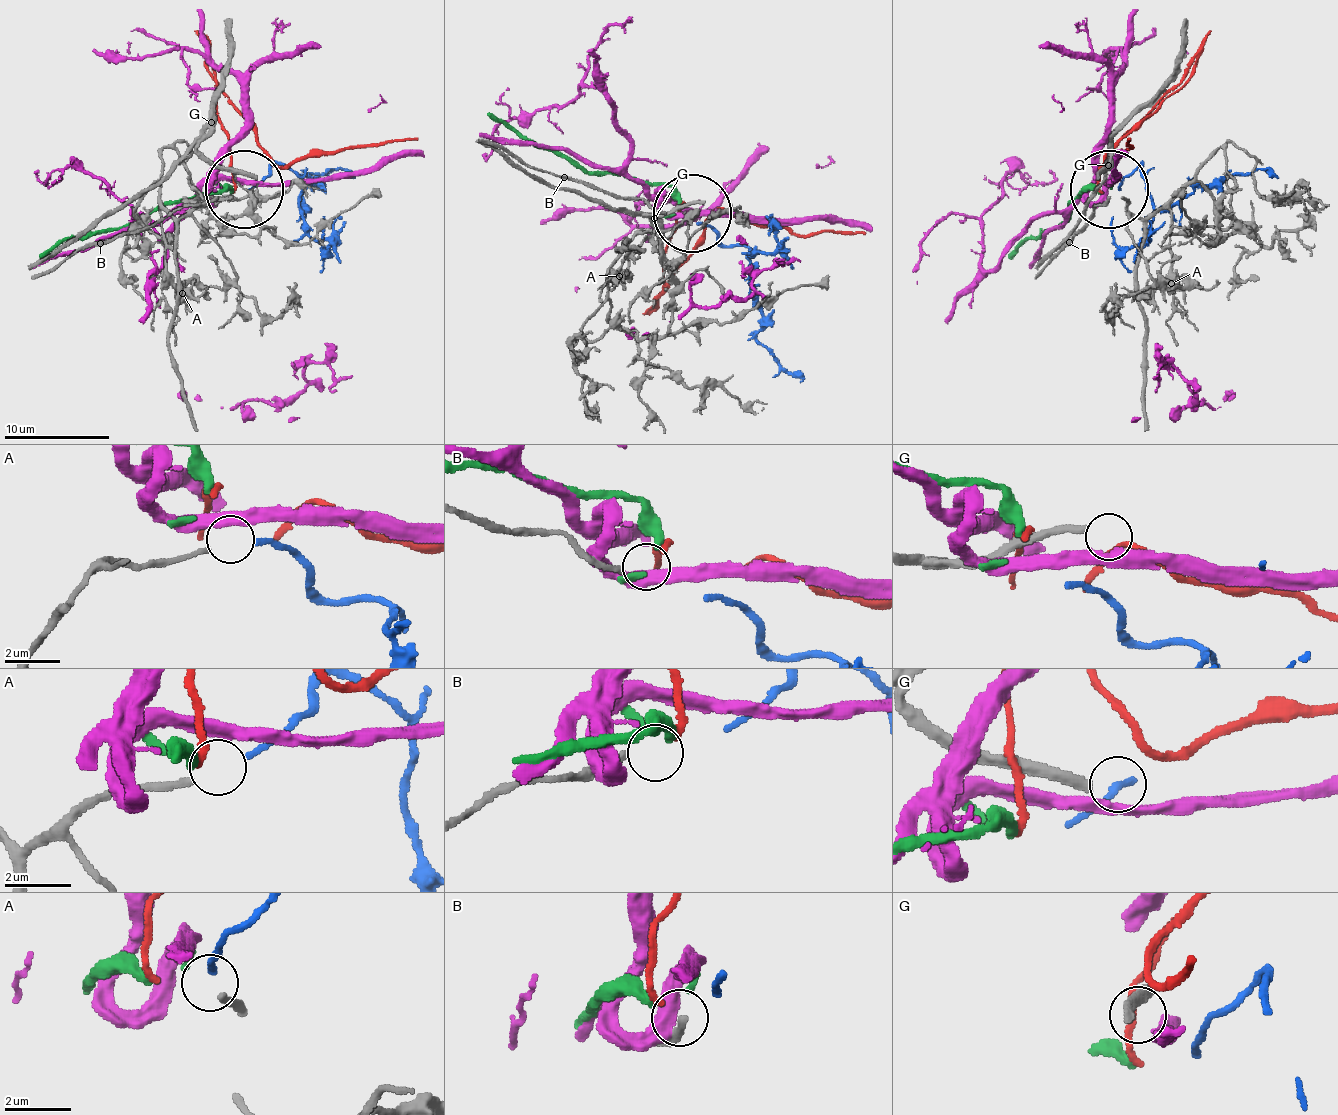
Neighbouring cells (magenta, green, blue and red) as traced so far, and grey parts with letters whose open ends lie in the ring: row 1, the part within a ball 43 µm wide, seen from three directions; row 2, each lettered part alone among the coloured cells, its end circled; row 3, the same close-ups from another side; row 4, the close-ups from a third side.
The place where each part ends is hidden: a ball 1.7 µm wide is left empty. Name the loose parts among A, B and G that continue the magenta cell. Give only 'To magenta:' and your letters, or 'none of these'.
To magenta: none of these

